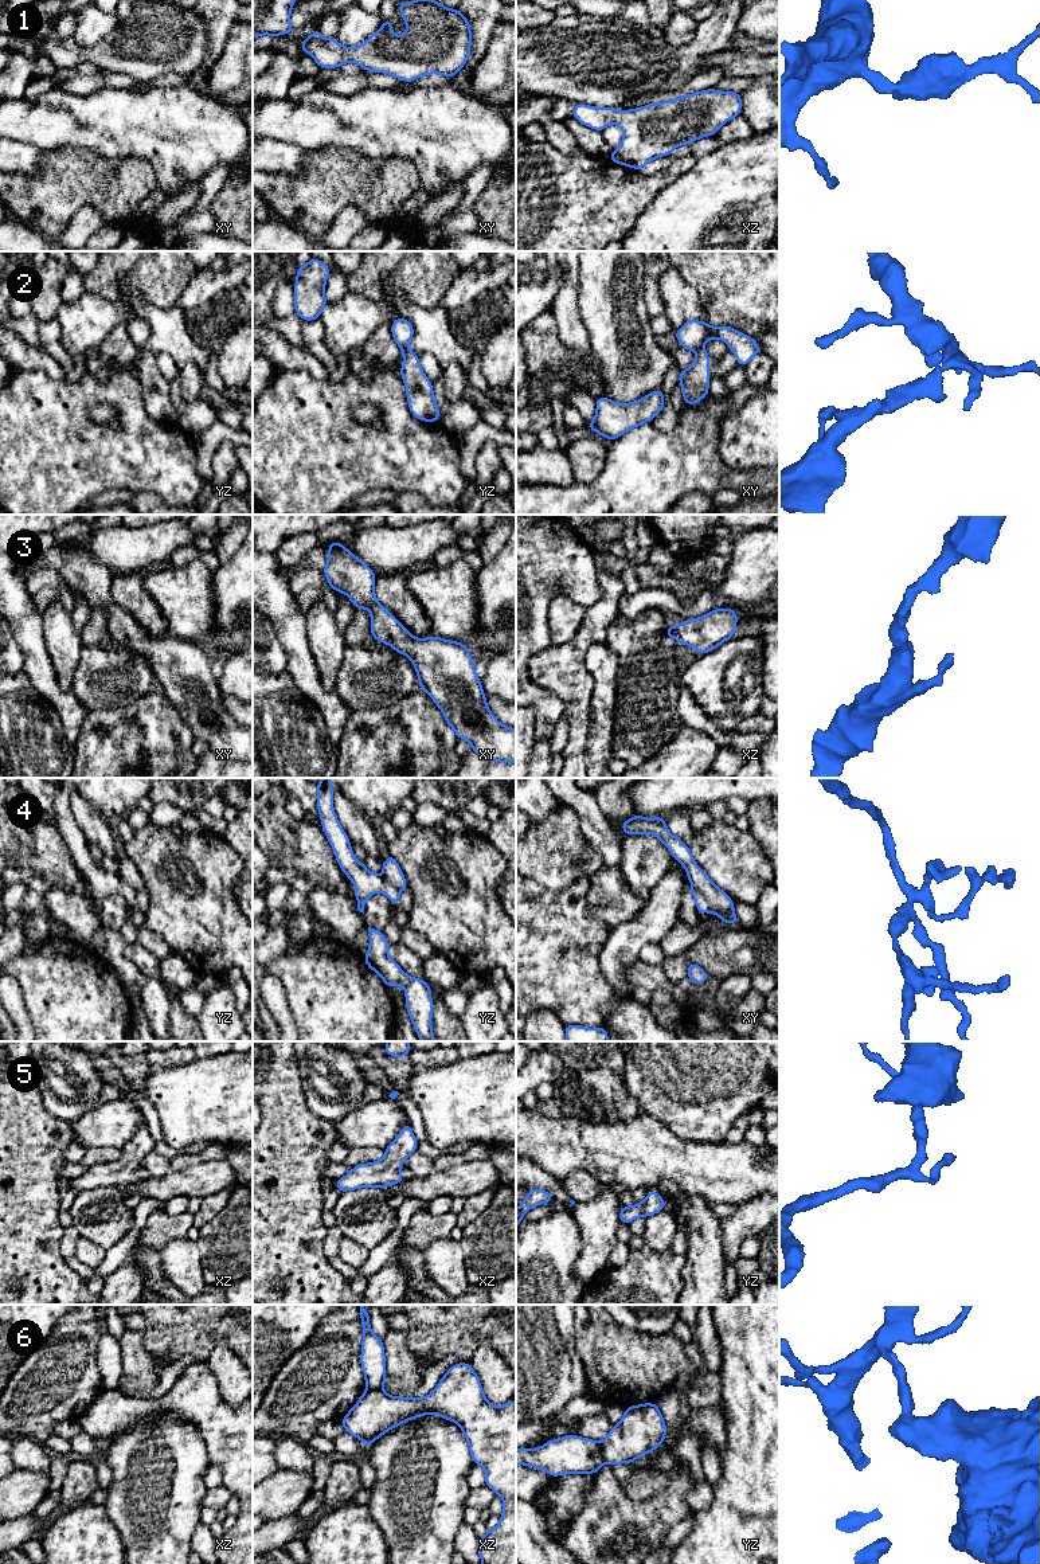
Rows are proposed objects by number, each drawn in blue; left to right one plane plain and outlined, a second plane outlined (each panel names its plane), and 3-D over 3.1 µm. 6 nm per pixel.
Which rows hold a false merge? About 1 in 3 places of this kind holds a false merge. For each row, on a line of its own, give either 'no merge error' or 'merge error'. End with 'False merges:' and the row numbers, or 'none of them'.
1: no merge error
2: merge error
3: no merge error
4: merge error
5: no merge error
6: merge error
False merges: 2, 4, 6

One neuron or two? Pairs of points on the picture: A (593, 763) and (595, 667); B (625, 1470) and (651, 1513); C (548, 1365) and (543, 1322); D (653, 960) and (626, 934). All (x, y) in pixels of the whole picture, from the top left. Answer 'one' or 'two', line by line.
A: one
B: two
C: one
D: two

